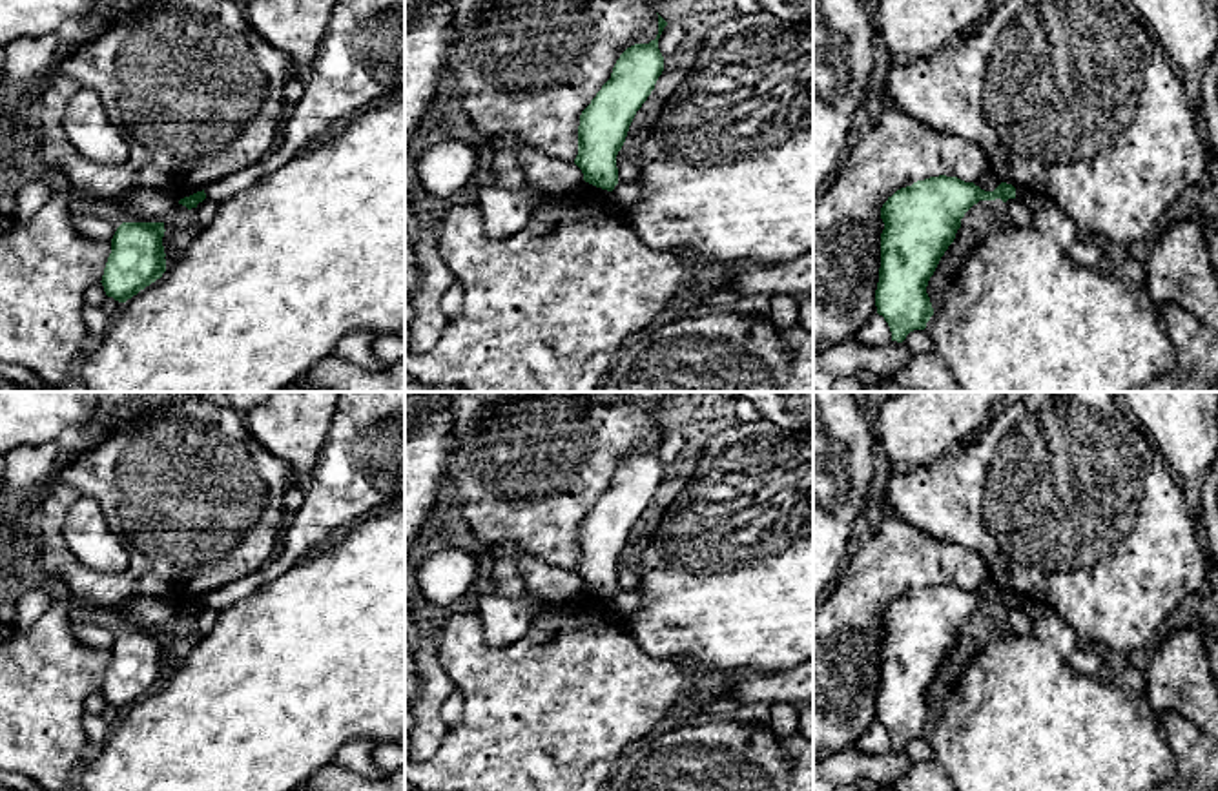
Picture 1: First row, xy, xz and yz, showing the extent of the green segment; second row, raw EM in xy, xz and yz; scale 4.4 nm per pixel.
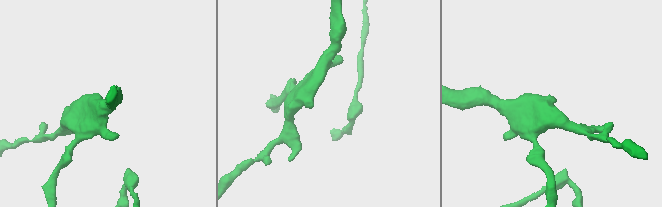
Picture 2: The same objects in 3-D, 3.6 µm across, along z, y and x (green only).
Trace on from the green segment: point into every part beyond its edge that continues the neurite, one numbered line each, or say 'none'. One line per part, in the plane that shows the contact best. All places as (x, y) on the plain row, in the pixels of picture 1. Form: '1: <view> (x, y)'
none

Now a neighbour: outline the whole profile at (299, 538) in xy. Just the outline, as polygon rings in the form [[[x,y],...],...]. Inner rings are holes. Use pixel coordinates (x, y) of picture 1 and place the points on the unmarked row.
[[[341,392],[328,437],[304,483],[304,503],[286,519],[281,550],[259,570],[210,592],[206,607],[228,609],[284,574],[299,558],[332,543],[377,505],[405,498],[405,392]]]

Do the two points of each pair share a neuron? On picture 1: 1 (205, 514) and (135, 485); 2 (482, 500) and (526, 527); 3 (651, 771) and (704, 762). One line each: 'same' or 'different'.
1: same
2: same
3: same

